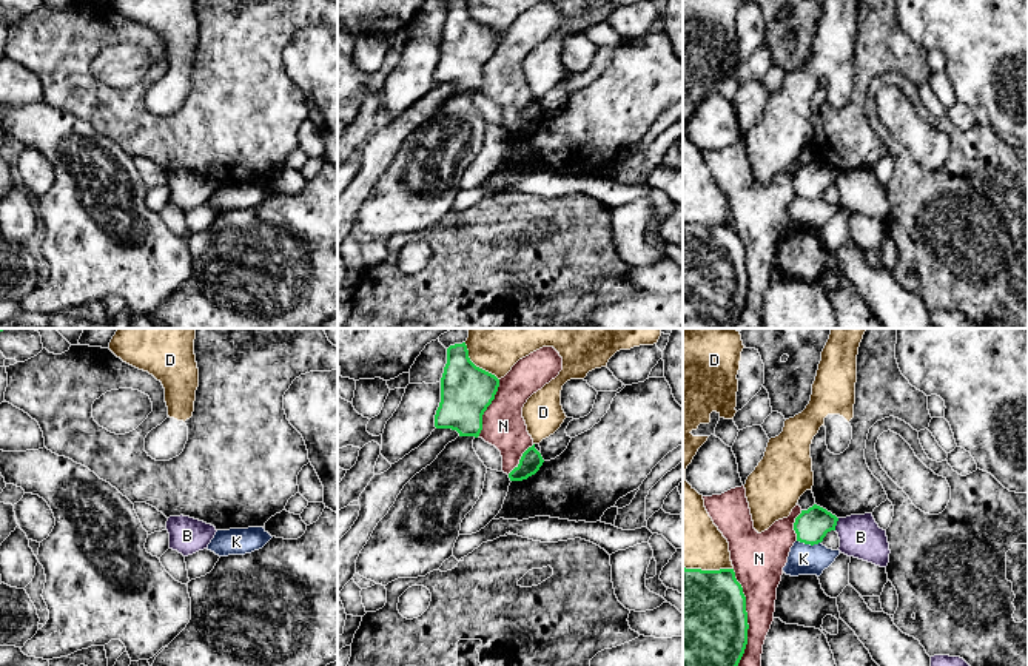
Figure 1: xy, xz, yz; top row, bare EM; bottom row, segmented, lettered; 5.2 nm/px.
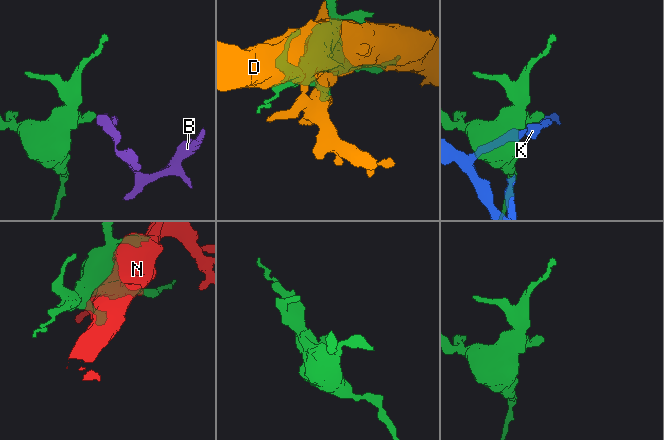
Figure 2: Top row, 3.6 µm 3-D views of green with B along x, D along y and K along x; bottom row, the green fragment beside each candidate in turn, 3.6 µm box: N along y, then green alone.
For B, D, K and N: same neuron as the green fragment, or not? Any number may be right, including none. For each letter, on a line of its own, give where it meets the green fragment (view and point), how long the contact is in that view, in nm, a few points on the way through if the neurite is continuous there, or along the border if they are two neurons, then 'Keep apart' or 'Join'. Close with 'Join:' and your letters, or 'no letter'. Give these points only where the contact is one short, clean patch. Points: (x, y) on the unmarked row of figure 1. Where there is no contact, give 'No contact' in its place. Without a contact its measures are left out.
B: Touches green at yz (836, 179). Shared border 70 nm. Boundary: yz (839, 173), (834, 184). Keep apart
D: Touches green at yz (708, 225). Shared border 260 nm. Keep apart
K: Touches green at yz (809, 198). Shared border 130 nm. Keep apart
N: Touches green at yz (746, 276). Shared border 550 nm. Keep apart
Join: no letter

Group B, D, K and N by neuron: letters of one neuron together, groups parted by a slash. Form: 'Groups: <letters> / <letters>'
Groups: B / D / K / N

